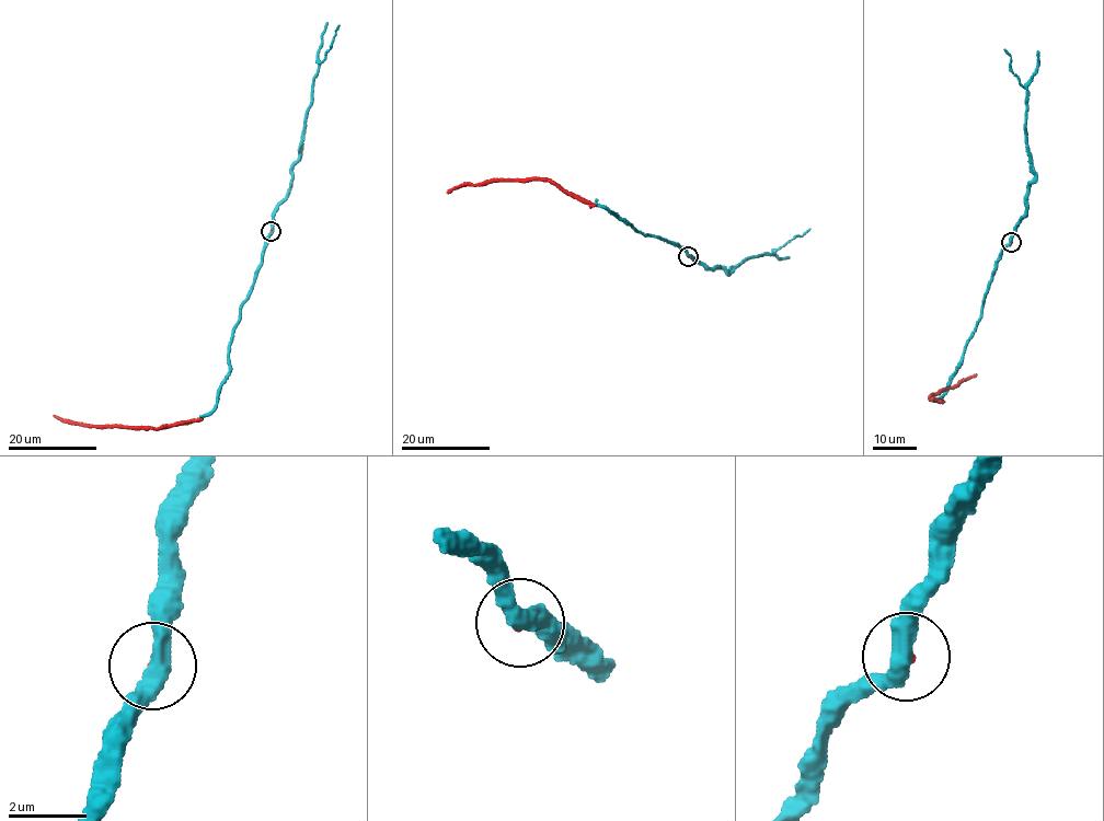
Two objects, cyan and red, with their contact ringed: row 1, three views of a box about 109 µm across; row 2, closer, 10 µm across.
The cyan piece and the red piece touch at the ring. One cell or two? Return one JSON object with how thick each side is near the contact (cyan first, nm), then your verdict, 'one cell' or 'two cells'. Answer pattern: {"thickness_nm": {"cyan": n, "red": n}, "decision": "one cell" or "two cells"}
{"thickness_nm": {"cyan": 420, "red": 90}, "decision": "one cell"}

